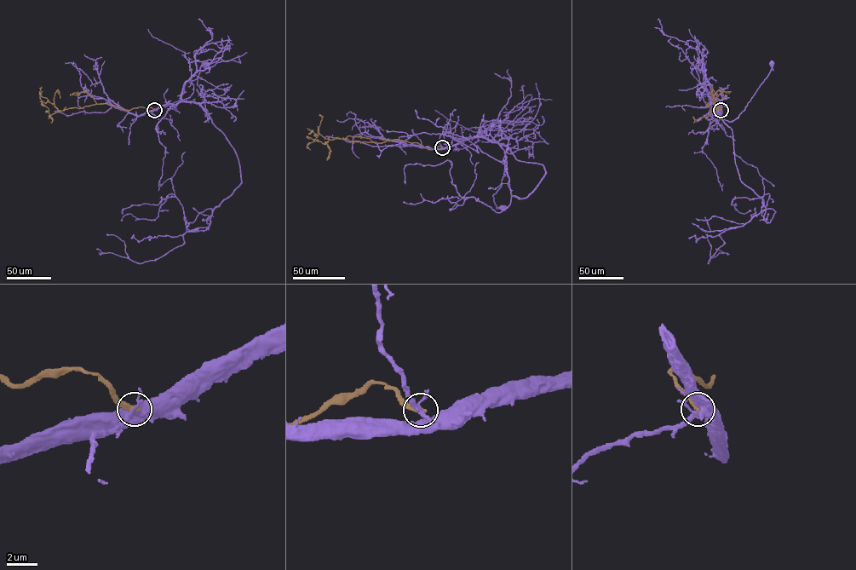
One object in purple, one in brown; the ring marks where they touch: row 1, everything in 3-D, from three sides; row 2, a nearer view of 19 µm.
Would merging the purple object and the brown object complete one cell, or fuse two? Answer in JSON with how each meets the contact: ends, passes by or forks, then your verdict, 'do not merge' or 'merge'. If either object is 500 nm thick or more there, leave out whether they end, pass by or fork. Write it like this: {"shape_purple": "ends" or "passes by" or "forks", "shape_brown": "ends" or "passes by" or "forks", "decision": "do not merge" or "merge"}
{"shape_purple": "forks", "shape_brown": "ends", "decision": "do not merge"}

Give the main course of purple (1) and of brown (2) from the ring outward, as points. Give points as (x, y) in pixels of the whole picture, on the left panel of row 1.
1: (154, 110), (168, 104), (195, 102), (208, 115), (207, 121), (204, 96), (197, 83), (200, 67), (205, 64)
2: (154, 110), (140, 106), (123, 110), (106, 103), (58, 110), (54, 103), (54, 94), (59, 91), (56, 92)

